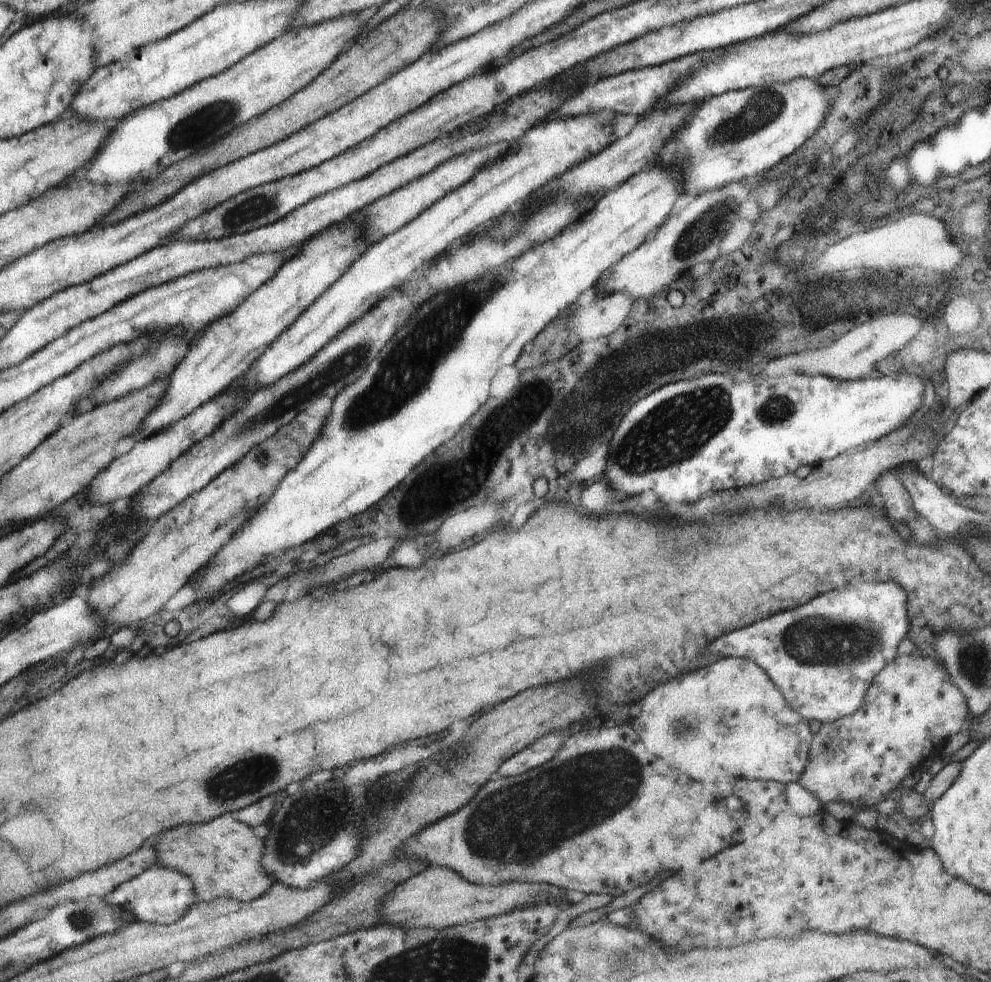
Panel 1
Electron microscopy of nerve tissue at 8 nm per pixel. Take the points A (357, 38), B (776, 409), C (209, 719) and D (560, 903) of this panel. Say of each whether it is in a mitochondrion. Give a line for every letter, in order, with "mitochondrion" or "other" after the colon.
A: other
B: mitochondrion
C: other
D: other

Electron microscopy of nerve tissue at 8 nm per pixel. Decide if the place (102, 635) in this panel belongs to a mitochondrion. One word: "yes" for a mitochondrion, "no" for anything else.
no

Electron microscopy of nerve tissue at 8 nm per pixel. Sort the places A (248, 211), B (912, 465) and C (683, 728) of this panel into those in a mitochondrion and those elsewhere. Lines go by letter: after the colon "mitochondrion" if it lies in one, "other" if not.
A: mitochondrion
B: other
C: mitochondrion

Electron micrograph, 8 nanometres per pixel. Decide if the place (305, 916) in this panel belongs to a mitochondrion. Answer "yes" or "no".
no

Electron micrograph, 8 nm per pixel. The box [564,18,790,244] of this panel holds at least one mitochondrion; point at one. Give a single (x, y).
(765, 107)

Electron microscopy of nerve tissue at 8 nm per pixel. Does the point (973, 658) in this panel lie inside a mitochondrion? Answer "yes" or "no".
yes

